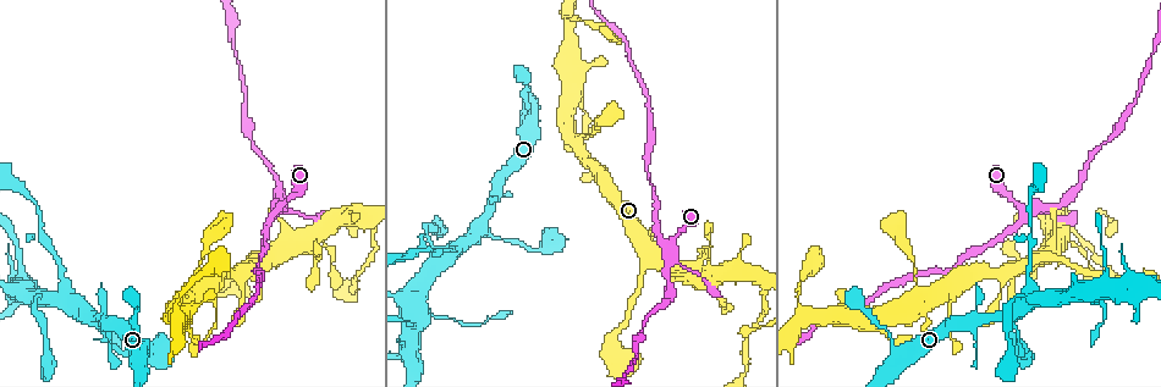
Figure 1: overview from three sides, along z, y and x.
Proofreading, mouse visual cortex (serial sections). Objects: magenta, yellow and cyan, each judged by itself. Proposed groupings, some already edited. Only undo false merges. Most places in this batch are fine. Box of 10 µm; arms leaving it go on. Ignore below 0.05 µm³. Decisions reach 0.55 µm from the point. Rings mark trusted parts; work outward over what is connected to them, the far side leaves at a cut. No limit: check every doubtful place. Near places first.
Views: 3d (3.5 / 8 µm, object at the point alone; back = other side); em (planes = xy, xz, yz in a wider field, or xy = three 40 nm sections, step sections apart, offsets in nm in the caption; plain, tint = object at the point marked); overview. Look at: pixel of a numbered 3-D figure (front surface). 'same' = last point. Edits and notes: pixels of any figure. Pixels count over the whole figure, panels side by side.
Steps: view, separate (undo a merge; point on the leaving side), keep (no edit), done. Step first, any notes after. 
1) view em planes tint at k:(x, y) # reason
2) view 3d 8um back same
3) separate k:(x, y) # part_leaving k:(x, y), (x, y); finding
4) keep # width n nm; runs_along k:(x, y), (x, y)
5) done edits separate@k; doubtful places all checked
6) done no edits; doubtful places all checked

view 3d 3.5um at 1:(1021, 212) # sharp bend

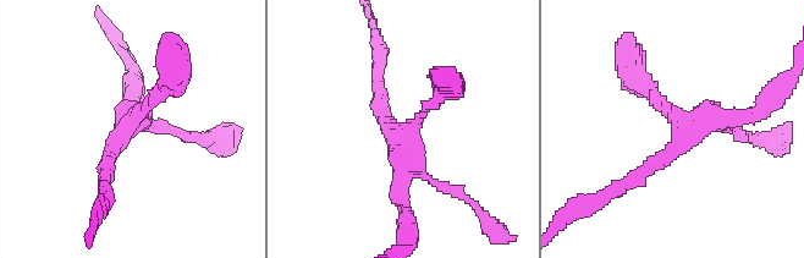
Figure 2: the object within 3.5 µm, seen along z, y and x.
view em planes tint at 2:(681, 120) # need the tissue

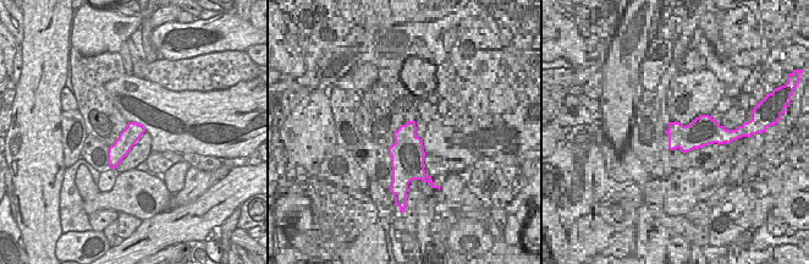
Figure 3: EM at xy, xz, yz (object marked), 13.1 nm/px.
keep # runs_along 2:(447, 83), (403, 133), (403, 212); continuous, no second cell

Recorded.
view 3d 3.5um at 1:(1025, 302) # thin arm on a thick one

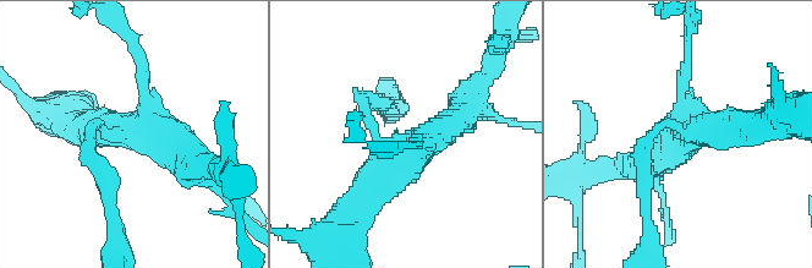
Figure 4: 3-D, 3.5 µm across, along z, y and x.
view em xy step 1 tint at 4:(148, 132) # need the tissue

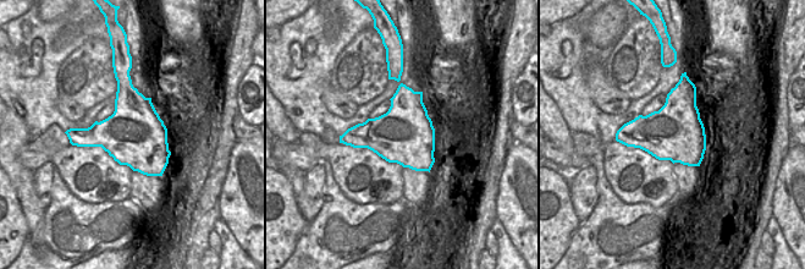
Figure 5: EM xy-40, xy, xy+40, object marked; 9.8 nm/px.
view em xy step 2 tint same # another direction

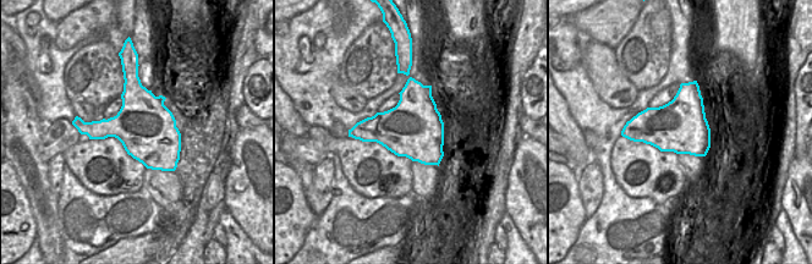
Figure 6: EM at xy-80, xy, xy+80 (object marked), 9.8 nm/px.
keep # runs_along 4:(477, 91), (365, 197); one cell here

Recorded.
view 3d 3.5um at 1:(1030, 229) # calibre changes

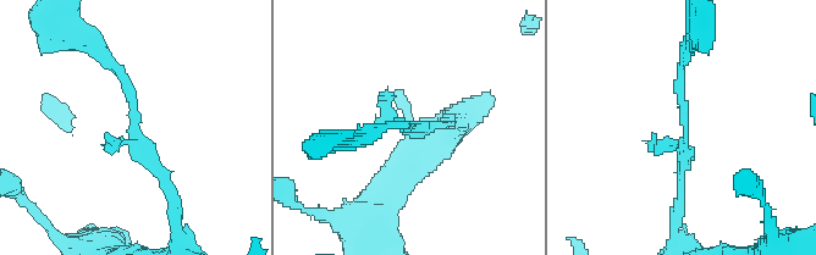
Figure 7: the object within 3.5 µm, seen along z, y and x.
view em xy step 5 tint at 7:(407, 128)

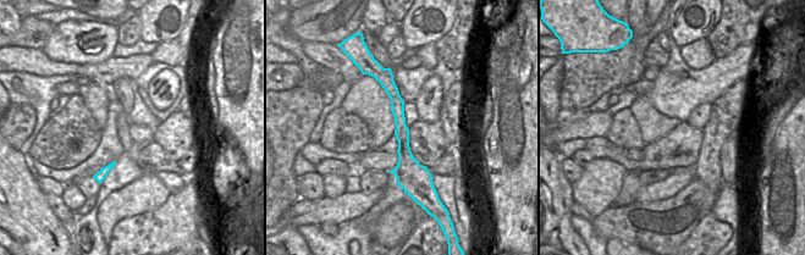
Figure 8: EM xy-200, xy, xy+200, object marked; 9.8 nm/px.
keep # runs_along 7:(171, 198), (134, 142), (131, 89), (100, 51); continuous, no second cell

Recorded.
done no edits; doubtful places all checked

